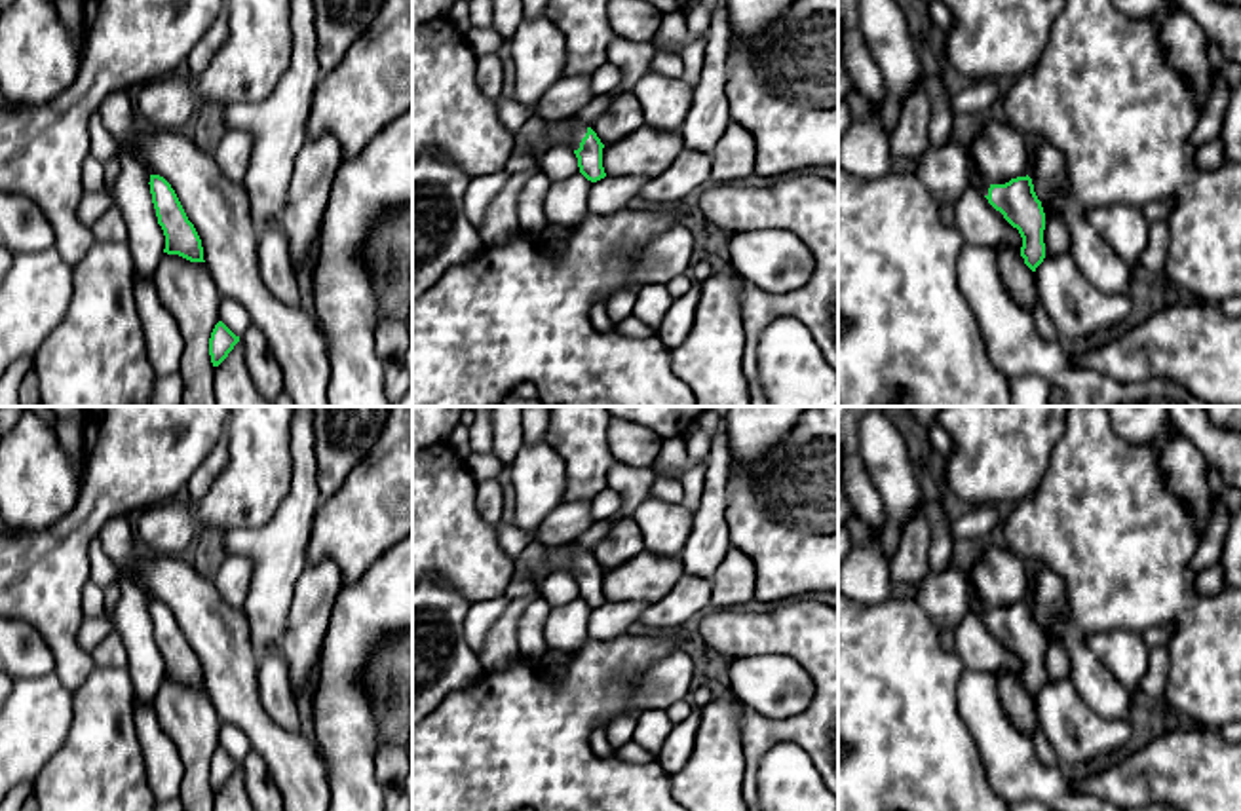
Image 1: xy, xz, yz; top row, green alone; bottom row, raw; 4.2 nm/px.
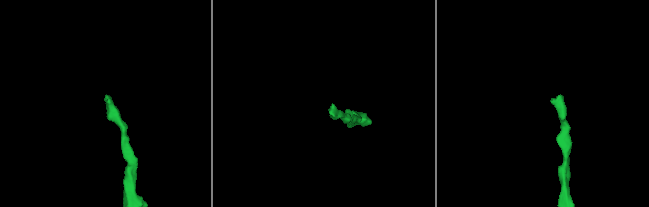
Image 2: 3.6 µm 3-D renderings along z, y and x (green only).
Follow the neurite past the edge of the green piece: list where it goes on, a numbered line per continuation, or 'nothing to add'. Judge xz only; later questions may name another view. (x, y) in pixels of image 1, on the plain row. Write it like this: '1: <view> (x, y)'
1: xz (557, 557)

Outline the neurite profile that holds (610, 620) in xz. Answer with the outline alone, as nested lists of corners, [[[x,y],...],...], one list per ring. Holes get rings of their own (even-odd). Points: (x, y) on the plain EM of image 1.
[[[604,602],[591,608],[589,640],[610,640],[621,636],[639,619],[646,602]]]

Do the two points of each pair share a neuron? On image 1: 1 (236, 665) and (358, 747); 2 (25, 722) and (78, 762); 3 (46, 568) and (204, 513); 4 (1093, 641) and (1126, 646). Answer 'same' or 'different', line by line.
1: different
2: different
3: different
4: same

